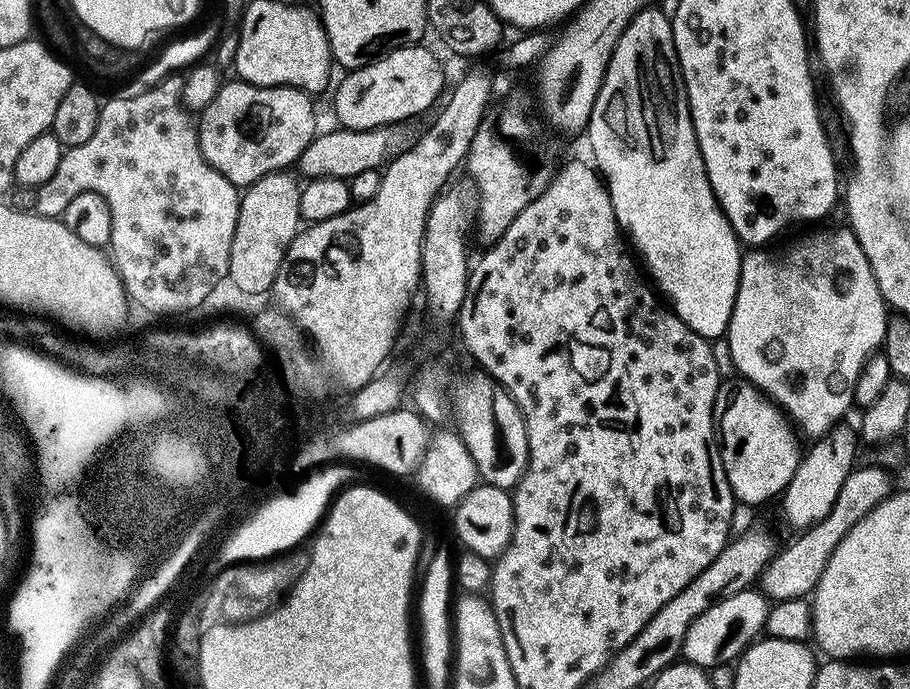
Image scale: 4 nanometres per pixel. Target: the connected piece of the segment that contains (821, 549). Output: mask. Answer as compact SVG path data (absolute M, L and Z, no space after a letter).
M879 466L872 468L853 467L852 473L842 482L842 490L838 490L838 498L834 498L834 506L826 518L822 518L811 528L801 531L797 540L792 540L788 545L781 547L772 557L758 579L759 591L768 597L769 601L803 600L811 597L815 592L818 582L822 578L822 570L826 570L826 562L830 562L830 554L846 538L846 534L874 506L878 506L885 498L892 495L894 485L890 477L889 469Z

